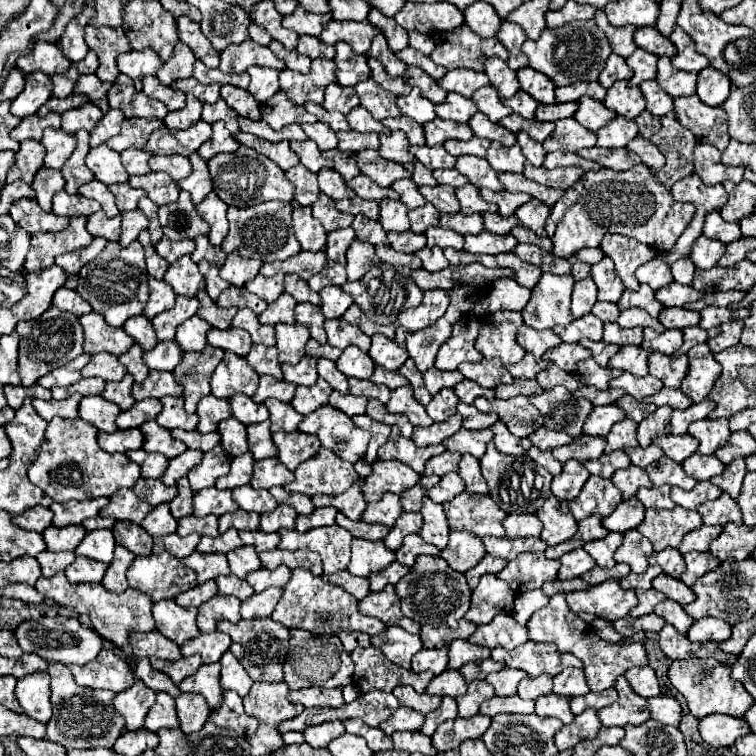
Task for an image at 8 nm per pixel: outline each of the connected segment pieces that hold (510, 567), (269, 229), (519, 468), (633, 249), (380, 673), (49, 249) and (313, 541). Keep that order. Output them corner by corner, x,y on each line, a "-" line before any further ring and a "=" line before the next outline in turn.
526,553
518,559
510,561
498,577
504,579
514,593
540,589
542,583
554,581
560,569
560,561
550,561
544,557
544,553
=
268,201
254,207
228,207
228,221
230,221
230,233
222,241
222,249
226,253
238,251
244,257
256,257
264,263
272,261
284,261
300,251
300,243
294,239
292,233
292,219
290,219
292,207
290,203
282,201
=
490,443
484,457
480,459
480,469
488,483
492,499
506,513
536,513
544,505
544,501
550,497
552,475
542,465
534,463
528,455
520,455
520,457
502,455
494,447
494,443
=
610,233
604,235
600,249
604,251
604,255
608,255
614,261
618,277
622,279
624,287
630,291
638,289
638,279
634,277
634,271
646,261
656,257
654,249
624,235
610,235
=
356,647
352,653
356,671
354,671
354,683
360,687
362,693
380,689
390,693
396,685
412,685
418,693
426,693
426,687
434,675
430,671
414,673
408,669
402,669
394,665
390,659
386,659
376,647
=
72,217
70,225
60,233
38,233
32,235
32,247
26,255
24,269
28,273
38,273
54,265
54,259
64,253
78,251
90,245
94,237
86,231
86,217
=
338,525
318,527
318,529
312,529
306,533
298,533
296,529
292,529
292,531
286,529
286,531
278,531
278,535
280,535
278,549
316,551
322,557
326,575
338,573
338,571
346,569
350,563
352,535

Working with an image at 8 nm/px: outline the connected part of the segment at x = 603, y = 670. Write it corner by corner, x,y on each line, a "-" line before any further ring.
562,593
552,595
550,603
546,607
538,609
530,617
526,627
530,631
532,641
536,641
536,643
554,643
558,647
558,651
568,651
568,653
576,655
584,663
584,675
586,675
590,691
596,691
596,693
612,687
616,677
624,675
630,667
642,667
642,665
648,663
644,645
640,645
640,643
624,645
624,643
602,641
586,621
582,621
576,613
570,611
570,607
568,607

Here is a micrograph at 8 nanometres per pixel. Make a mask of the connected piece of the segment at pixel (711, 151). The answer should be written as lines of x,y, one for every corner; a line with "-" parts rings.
698,143
694,149
694,167
696,167
694,173
698,173
698,177
708,185
716,185
724,181
740,183
742,173
744,173
744,167
722,165
720,151
716,147
702,145
702,143

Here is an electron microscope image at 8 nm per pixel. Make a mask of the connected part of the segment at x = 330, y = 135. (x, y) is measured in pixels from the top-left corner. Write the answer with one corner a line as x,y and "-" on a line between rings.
306,123
306,125
302,125
302,129
304,129
304,133
312,139
312,141
316,141
318,143
318,149
320,151
326,151
326,149
334,149
336,145
338,145
338,139
336,139
336,135
334,135
334,131
326,125
326,123

